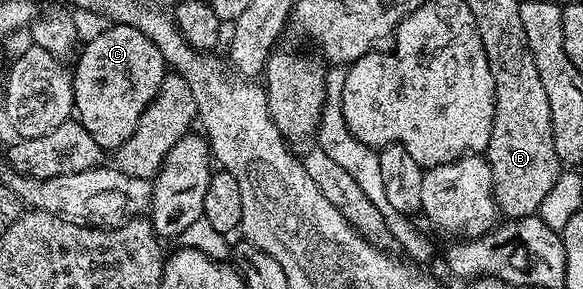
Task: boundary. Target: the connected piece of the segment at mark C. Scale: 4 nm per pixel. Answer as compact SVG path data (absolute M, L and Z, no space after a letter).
M115 24L107 28L79 51L76 70L74 66L71 71L72 104L75 117L94 136L94 144L114 152L134 136L142 112L146 112L162 84L166 67L162 52L138 28Z

